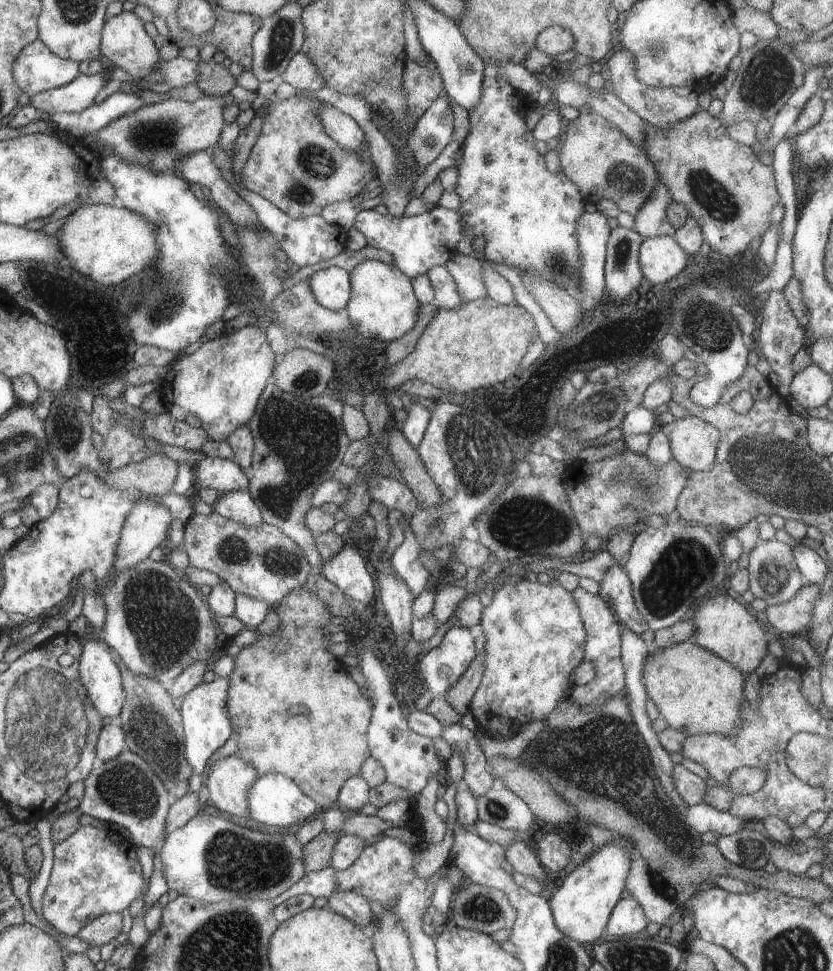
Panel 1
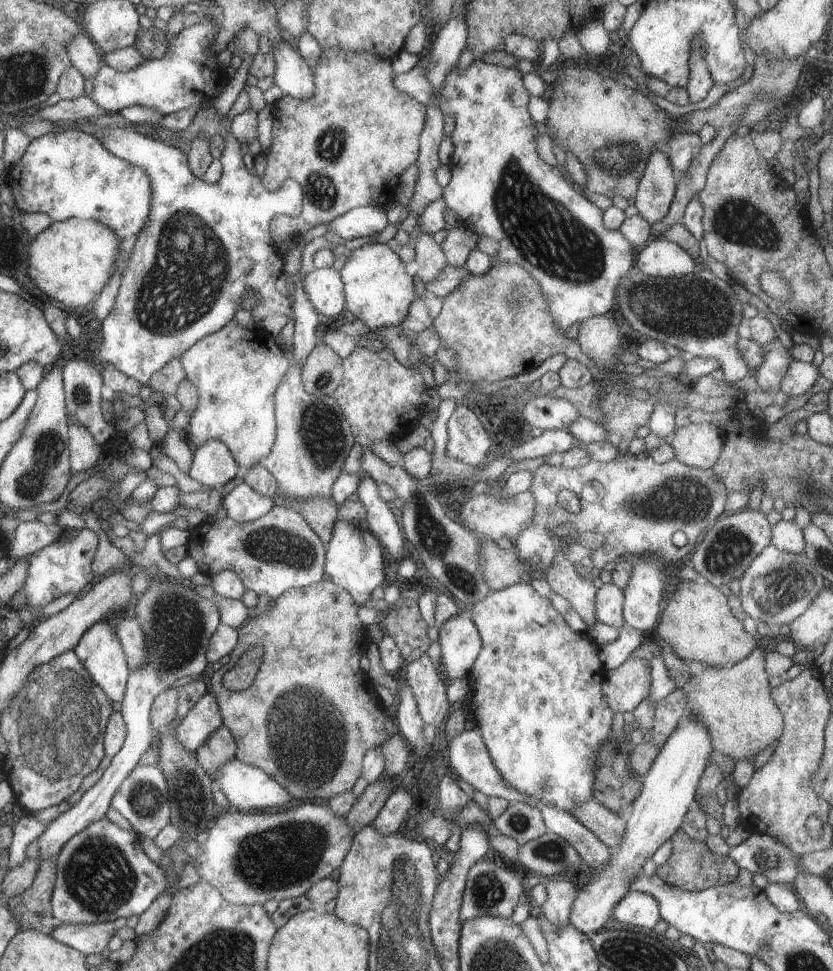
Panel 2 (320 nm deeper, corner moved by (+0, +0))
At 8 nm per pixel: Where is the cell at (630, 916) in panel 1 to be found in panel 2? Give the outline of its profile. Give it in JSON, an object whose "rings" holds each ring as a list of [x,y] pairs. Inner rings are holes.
{"rings":[[[629,891],[613,910],[614,918],[638,928],[654,928],[661,918],[658,901],[648,893]]]}

